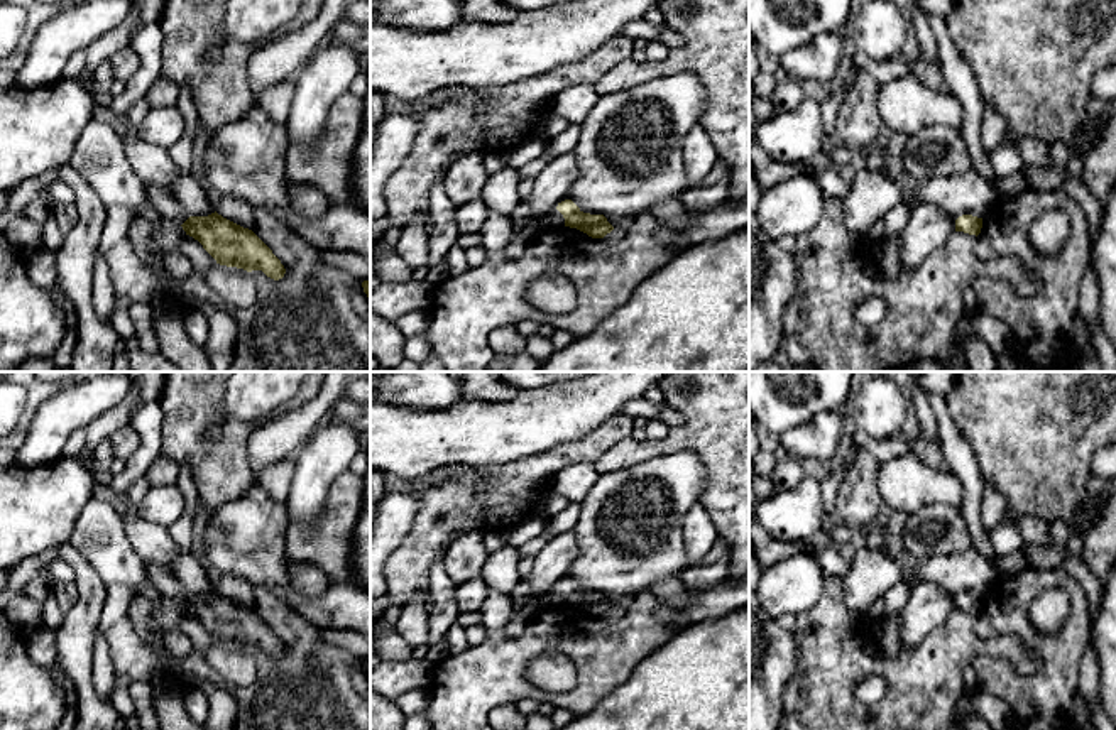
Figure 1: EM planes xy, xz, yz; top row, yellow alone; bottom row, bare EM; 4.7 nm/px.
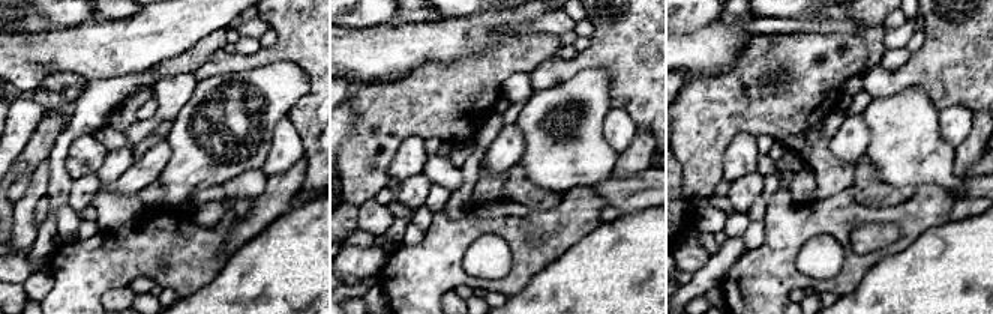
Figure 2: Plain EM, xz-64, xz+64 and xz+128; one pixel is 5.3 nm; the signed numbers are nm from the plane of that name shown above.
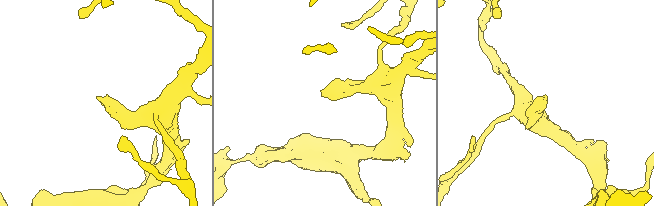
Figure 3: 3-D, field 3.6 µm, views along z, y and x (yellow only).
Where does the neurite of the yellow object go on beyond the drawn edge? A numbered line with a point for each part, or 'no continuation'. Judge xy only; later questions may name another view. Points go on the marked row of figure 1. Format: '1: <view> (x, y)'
1: xy (168, 207)

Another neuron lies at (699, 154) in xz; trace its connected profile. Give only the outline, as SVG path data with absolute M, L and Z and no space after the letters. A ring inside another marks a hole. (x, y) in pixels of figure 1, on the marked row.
M700 125L690 130L683 142L683 167L687 172L688 189L702 182L712 171L719 154Z

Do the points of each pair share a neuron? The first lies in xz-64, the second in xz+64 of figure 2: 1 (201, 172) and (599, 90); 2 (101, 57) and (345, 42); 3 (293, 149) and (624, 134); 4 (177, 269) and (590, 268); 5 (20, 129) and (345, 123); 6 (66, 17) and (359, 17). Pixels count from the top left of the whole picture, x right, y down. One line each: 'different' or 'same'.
1: same
2: same
3: same
4: different
5: same
6: same

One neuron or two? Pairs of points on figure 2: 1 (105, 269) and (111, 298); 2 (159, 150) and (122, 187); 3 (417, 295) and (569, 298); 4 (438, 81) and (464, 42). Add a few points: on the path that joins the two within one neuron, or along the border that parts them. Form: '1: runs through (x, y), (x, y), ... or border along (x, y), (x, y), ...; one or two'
1: border along (126, 286), (110, 289), (101, 298); two
2: runs through (152, 161), (132, 181); one
3: border along (536, 274), (522, 290), (507, 298); two
4: border along (485, 50), (449, 63), (428, 62), (417, 69); two

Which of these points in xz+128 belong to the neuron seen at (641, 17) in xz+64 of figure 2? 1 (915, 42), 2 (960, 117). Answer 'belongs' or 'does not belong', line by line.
1: does not belong
2: does not belong

